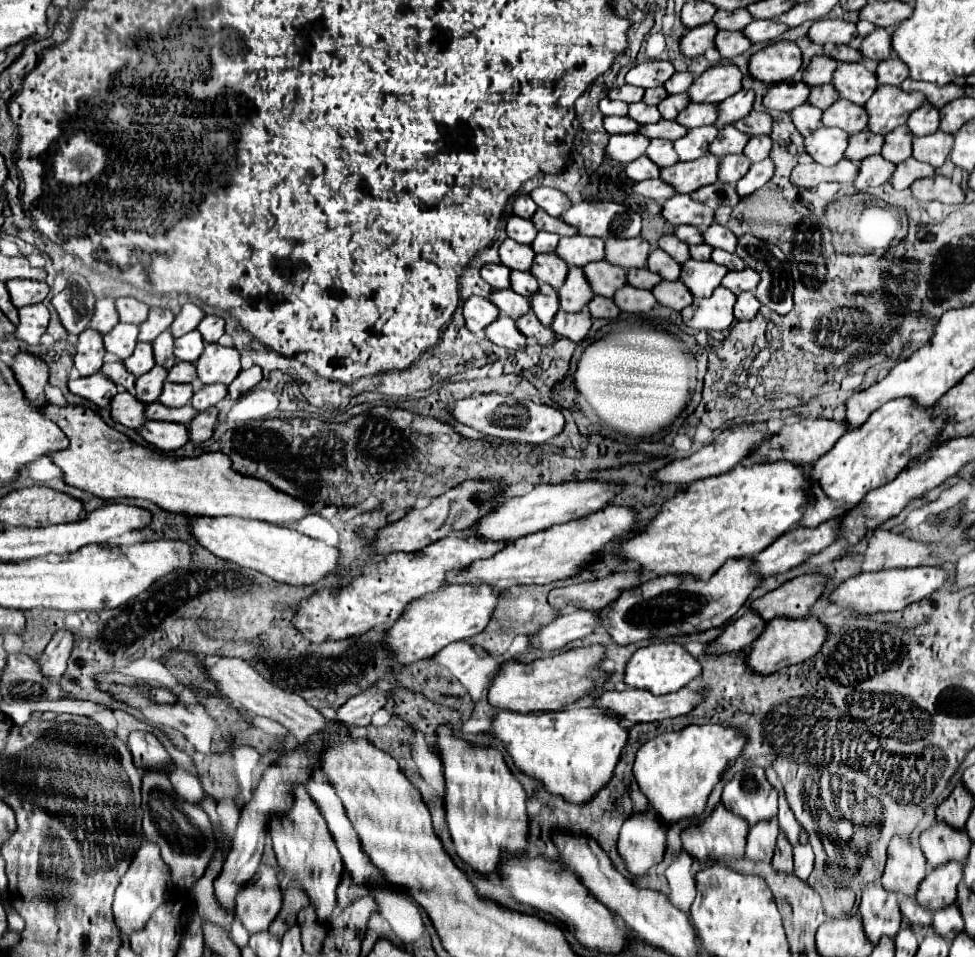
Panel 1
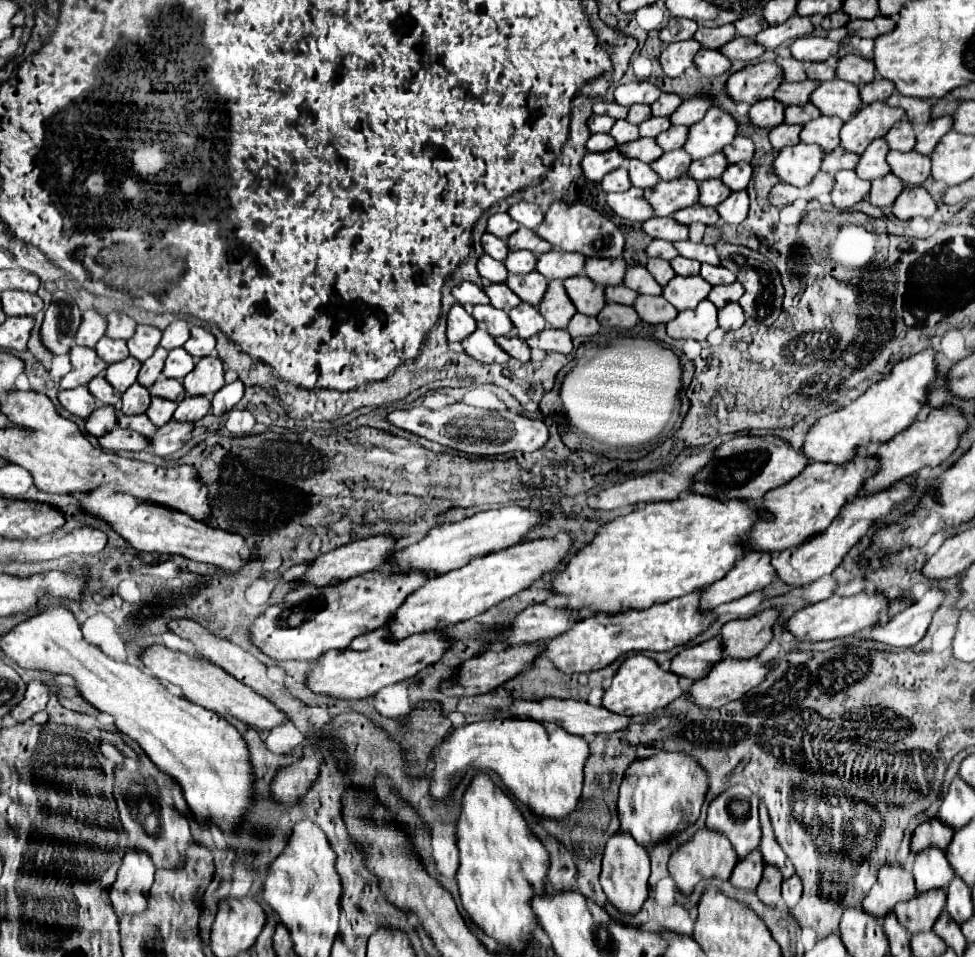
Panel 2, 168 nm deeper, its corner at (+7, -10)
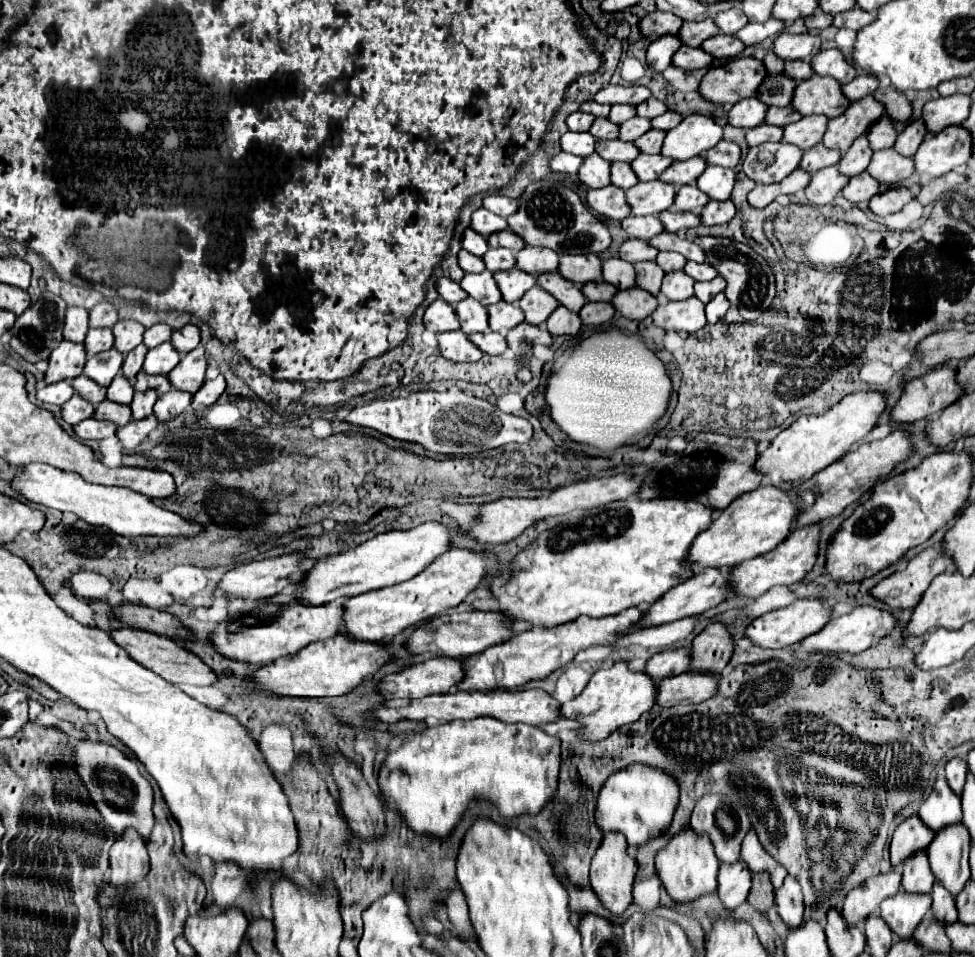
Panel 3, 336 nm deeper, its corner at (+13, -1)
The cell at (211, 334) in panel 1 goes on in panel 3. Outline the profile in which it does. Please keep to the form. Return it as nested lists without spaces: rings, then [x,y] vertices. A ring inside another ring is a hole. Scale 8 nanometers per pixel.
[[[188,323],[182,329],[174,331],[170,341],[176,347],[176,351],[180,351],[180,353],[186,355],[188,351],[192,351],[192,349],[196,349],[200,345],[200,329],[196,325]]]

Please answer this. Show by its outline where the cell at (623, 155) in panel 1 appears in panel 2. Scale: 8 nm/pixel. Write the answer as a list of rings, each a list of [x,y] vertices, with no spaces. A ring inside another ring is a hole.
[[[614,148],[614,150],[602,152],[602,154],[586,154],[586,156],[582,158],[580,168],[582,168],[582,174],[584,174],[586,180],[590,180],[590,182],[600,182],[602,176],[606,176],[608,172],[612,172],[614,168],[624,166],[624,164],[626,164],[626,158],[620,156],[620,154],[616,152],[616,148]]]

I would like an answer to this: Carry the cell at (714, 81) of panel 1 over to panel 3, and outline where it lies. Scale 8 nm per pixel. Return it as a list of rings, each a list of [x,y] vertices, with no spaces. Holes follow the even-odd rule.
[[[666,111],[664,115],[652,119],[652,127],[654,129],[664,129],[664,131],[670,131],[672,127],[676,127],[684,117],[678,113],[678,111]]]

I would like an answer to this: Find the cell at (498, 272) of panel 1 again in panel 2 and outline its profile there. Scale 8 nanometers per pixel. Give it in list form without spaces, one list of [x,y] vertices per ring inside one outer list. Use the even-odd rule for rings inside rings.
[[[462,282],[462,284],[456,284],[452,288],[452,296],[456,298],[458,304],[466,306],[466,304],[488,304],[488,296],[484,294],[484,288],[482,286],[476,286],[472,282]]]

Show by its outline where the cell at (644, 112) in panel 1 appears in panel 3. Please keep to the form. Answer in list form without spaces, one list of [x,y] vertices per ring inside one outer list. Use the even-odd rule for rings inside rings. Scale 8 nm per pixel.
[[[598,117],[598,119],[592,123],[590,133],[596,135],[596,139],[618,139],[620,127],[618,127],[616,123],[612,123],[610,119],[606,119],[606,117]]]

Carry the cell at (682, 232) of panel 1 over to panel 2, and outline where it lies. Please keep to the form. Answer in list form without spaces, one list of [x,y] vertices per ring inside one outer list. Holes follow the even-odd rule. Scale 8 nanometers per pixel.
[[[652,240],[652,242],[648,244],[648,248],[646,248],[646,256],[648,256],[648,258],[672,260],[672,258],[678,256],[678,252],[676,252],[676,248],[674,248],[670,242],[666,242],[666,240]]]

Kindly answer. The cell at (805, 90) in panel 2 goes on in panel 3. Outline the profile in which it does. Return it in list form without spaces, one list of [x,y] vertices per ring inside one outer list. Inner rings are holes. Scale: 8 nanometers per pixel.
[[[768,75],[758,87],[758,99],[768,105],[786,107],[792,103],[796,81],[786,75]]]

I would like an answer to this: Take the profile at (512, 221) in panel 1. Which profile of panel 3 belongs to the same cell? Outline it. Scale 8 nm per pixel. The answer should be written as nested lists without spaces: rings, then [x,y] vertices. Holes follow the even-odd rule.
[[[466,229],[464,231],[464,239],[462,239],[462,247],[466,249],[466,251],[470,251],[470,253],[474,253],[474,255],[484,255],[486,251],[488,251],[488,239],[484,237],[484,235],[480,235],[478,231],[474,231],[474,229]]]

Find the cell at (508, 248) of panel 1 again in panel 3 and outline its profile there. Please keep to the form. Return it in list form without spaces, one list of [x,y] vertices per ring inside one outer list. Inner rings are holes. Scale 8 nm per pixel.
[[[462,249],[462,251],[458,253],[458,263],[460,263],[460,267],[464,269],[464,273],[482,273],[482,271],[486,269],[484,259],[478,257],[478,255],[472,255],[472,253],[466,251],[466,249]]]

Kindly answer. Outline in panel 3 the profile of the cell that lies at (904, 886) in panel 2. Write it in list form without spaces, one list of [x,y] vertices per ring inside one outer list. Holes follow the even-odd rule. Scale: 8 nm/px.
[[[896,869],[866,879],[860,887],[852,889],[844,903],[842,915],[850,925],[860,925],[868,915],[878,911],[878,905],[900,891],[900,873]]]

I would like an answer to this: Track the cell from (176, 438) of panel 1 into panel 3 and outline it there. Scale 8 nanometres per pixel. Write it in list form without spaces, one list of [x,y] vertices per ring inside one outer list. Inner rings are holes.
[[[88,419],[80,425],[74,425],[76,437],[82,441],[100,441],[106,437],[116,437],[116,423],[108,423],[108,421],[98,421],[98,419]]]

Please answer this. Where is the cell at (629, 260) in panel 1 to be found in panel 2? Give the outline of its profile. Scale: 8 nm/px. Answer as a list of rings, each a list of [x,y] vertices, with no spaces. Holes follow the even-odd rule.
[[[586,258],[584,276],[600,286],[618,286],[626,274],[626,262],[622,258]]]

